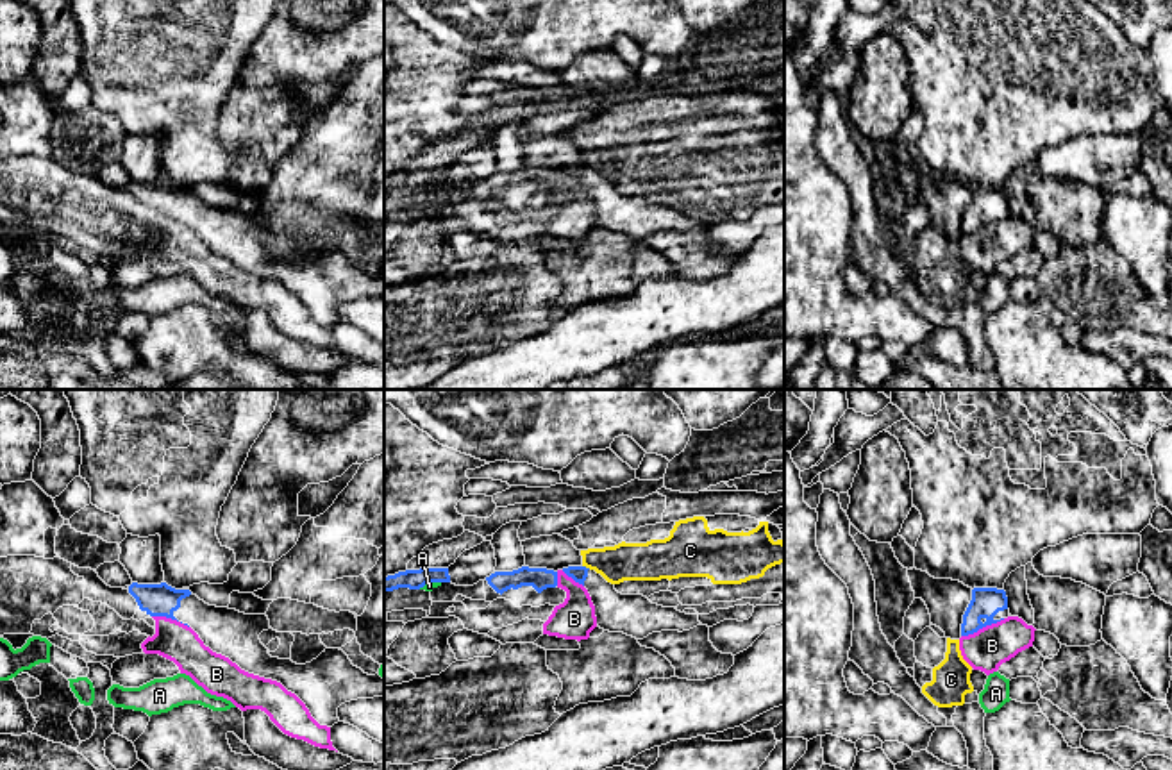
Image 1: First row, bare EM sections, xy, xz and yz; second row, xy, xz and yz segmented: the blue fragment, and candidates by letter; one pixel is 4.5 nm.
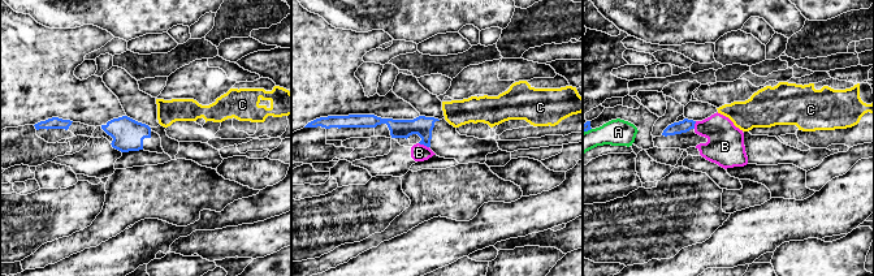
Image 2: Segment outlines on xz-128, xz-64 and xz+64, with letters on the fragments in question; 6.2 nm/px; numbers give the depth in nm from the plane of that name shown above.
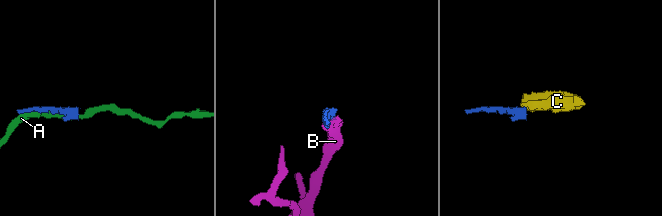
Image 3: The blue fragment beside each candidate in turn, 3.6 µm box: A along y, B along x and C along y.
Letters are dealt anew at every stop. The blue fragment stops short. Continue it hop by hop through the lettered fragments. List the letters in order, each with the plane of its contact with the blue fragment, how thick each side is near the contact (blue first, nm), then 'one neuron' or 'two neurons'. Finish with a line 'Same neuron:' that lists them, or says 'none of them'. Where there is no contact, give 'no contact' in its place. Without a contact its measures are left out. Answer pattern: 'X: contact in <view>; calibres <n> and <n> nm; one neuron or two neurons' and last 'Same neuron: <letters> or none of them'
A: contact in xz; calibres 90 and 40 nm; two neurons
B: contact in yz; calibres 140 and 190 nm; two neurons
C: contact in xz; calibres 70 and 180 nm; two neurons
Same neuron: none of them

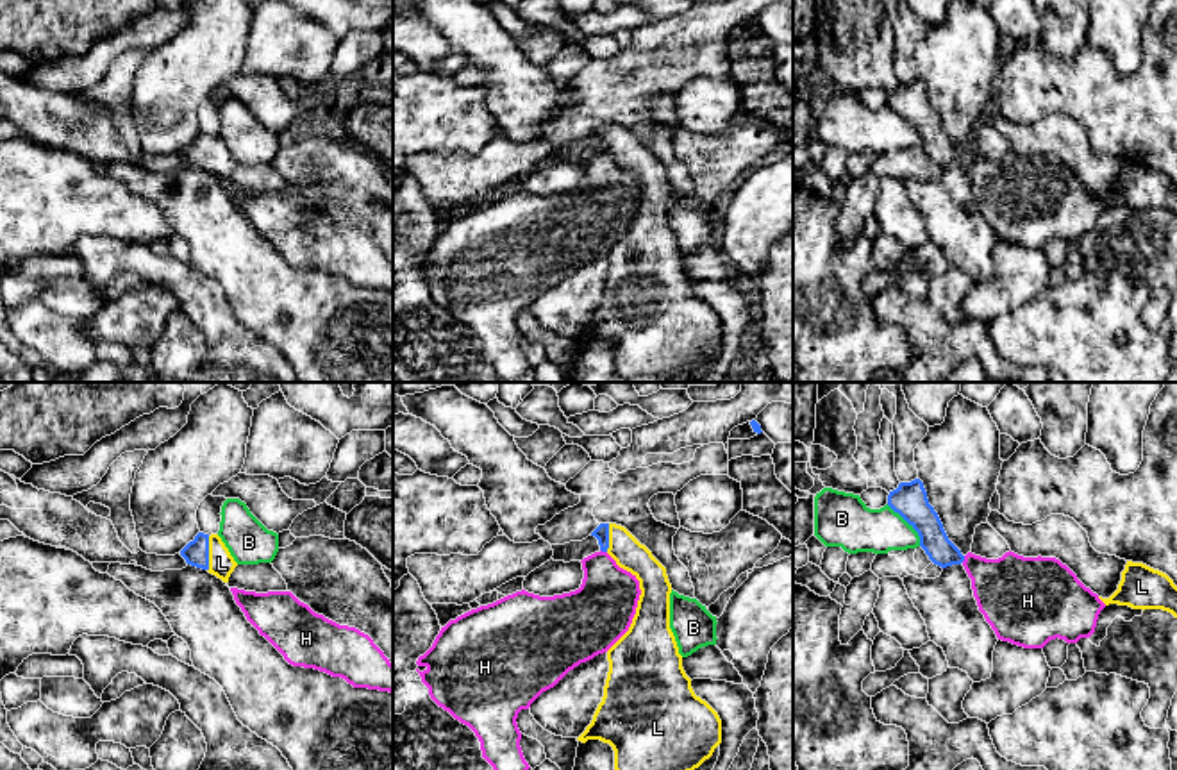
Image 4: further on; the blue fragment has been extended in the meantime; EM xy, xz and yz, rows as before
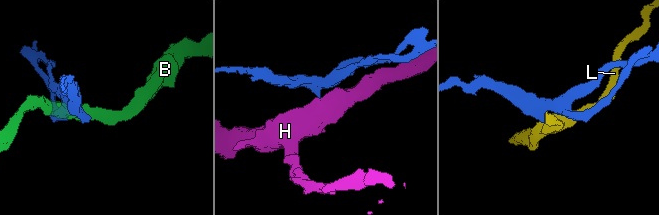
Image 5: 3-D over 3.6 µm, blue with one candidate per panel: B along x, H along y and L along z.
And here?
B: contact in yz; calibres 160 and 220 nm; two neurons
H: contact in xz; calibres 70 and 280 nm; two neurons
L: contact in xy; calibres 110 and 110 nm; one neuron
Same neuron: L

